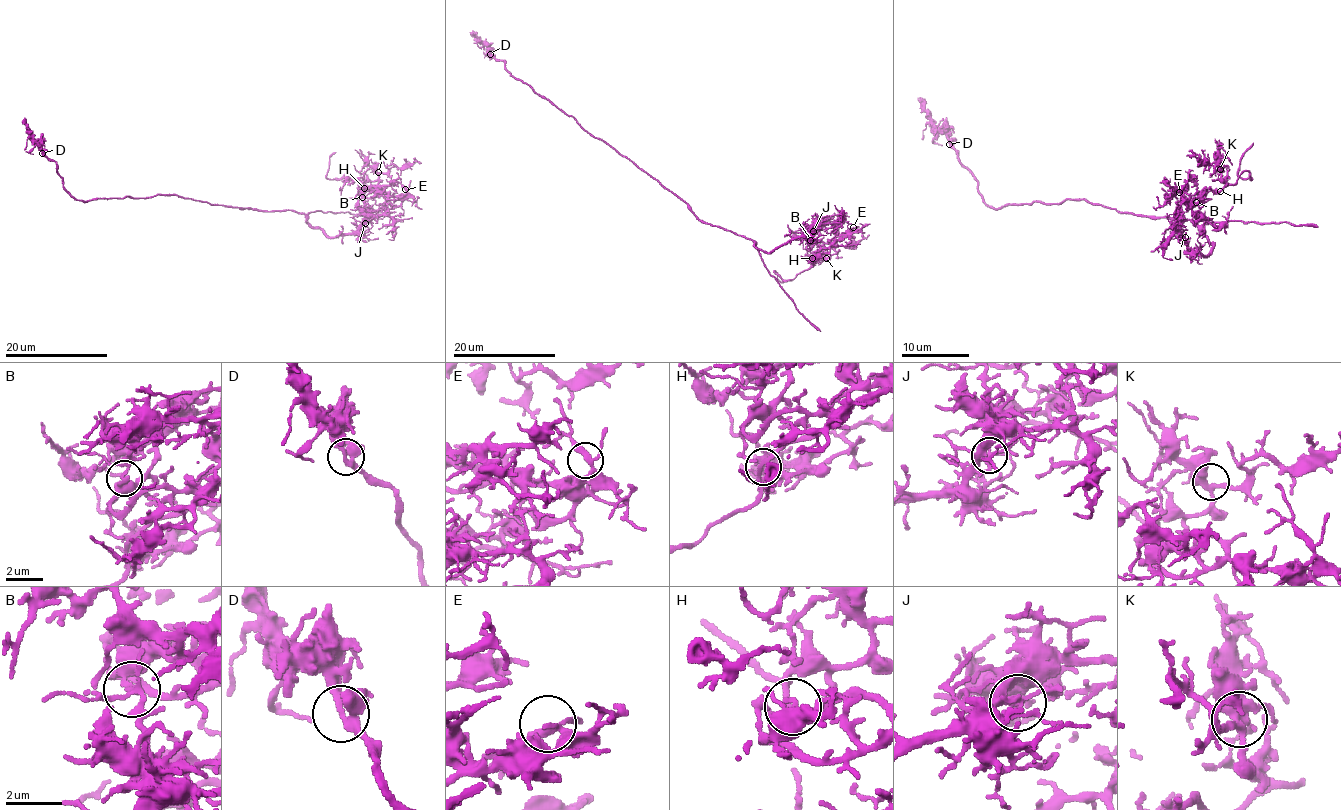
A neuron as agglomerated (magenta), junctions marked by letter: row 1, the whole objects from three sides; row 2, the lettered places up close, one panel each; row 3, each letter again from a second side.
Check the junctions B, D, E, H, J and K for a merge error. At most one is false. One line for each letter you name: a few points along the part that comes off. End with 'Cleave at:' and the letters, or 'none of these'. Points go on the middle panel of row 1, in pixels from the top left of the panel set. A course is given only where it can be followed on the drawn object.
B: course (810, 240), (805, 249), (810, 259), (807, 269), (791, 279), (780, 278), (773, 272), (784, 282)
Cleave at: B

